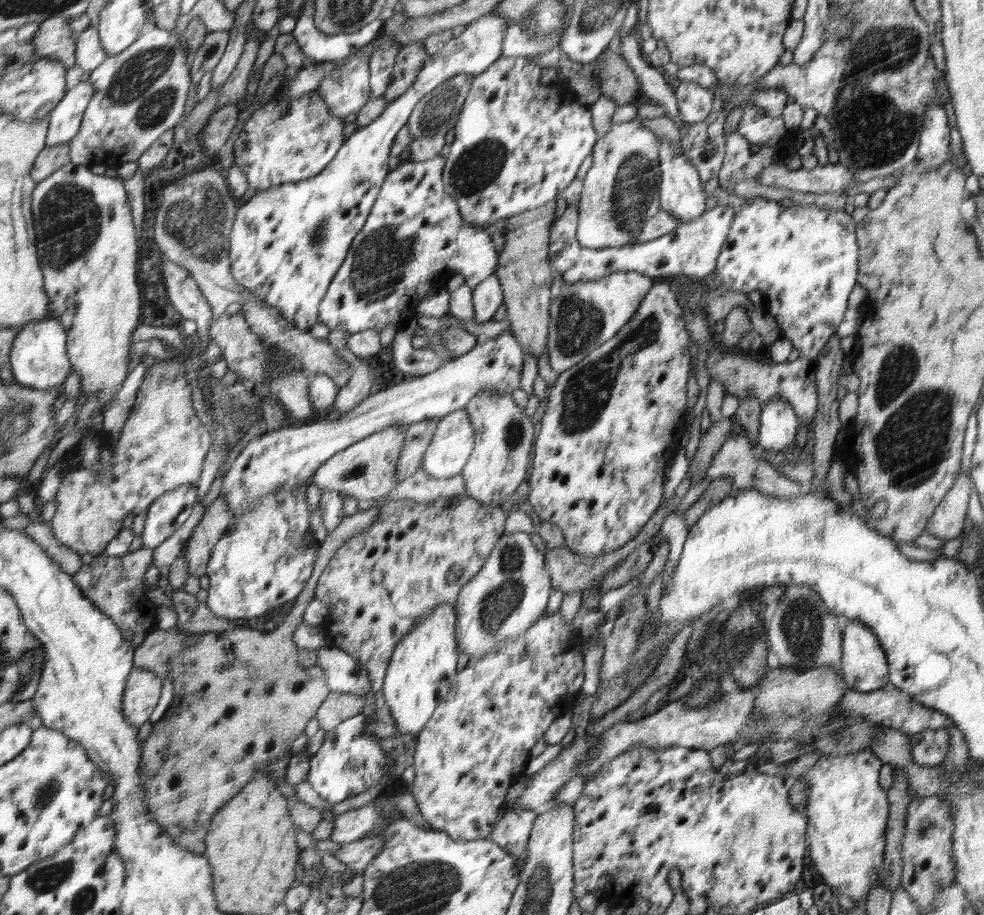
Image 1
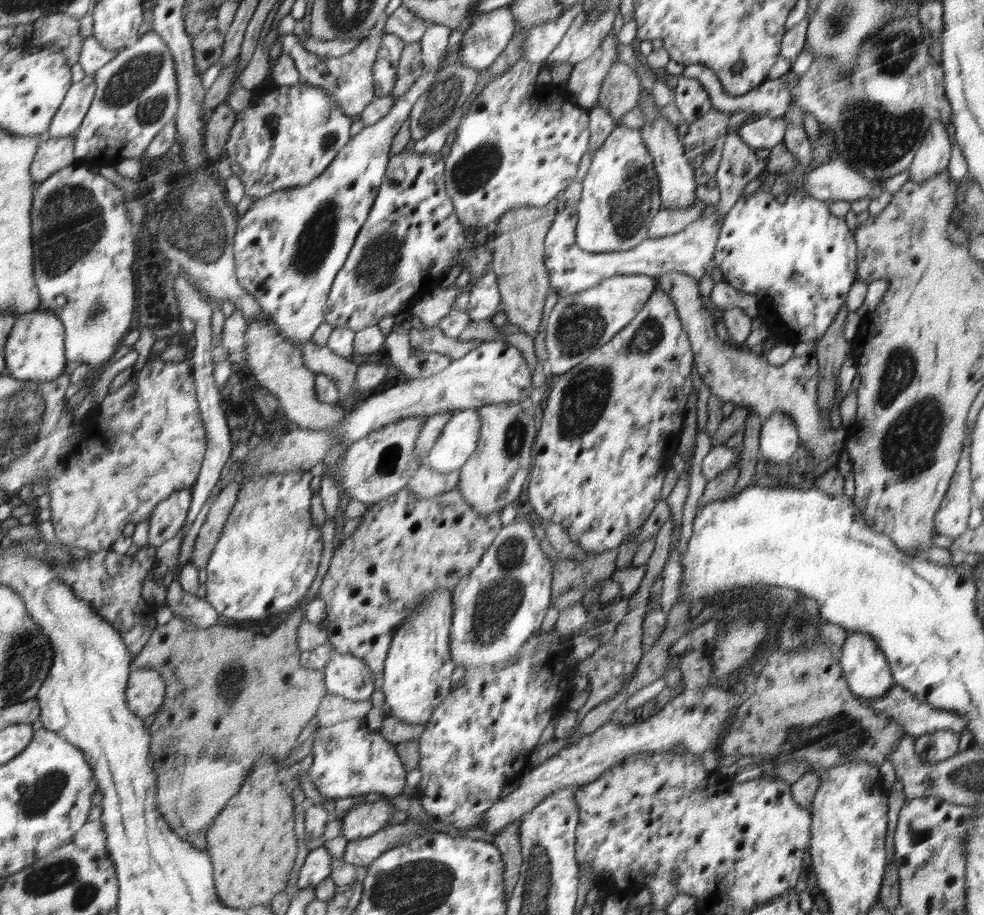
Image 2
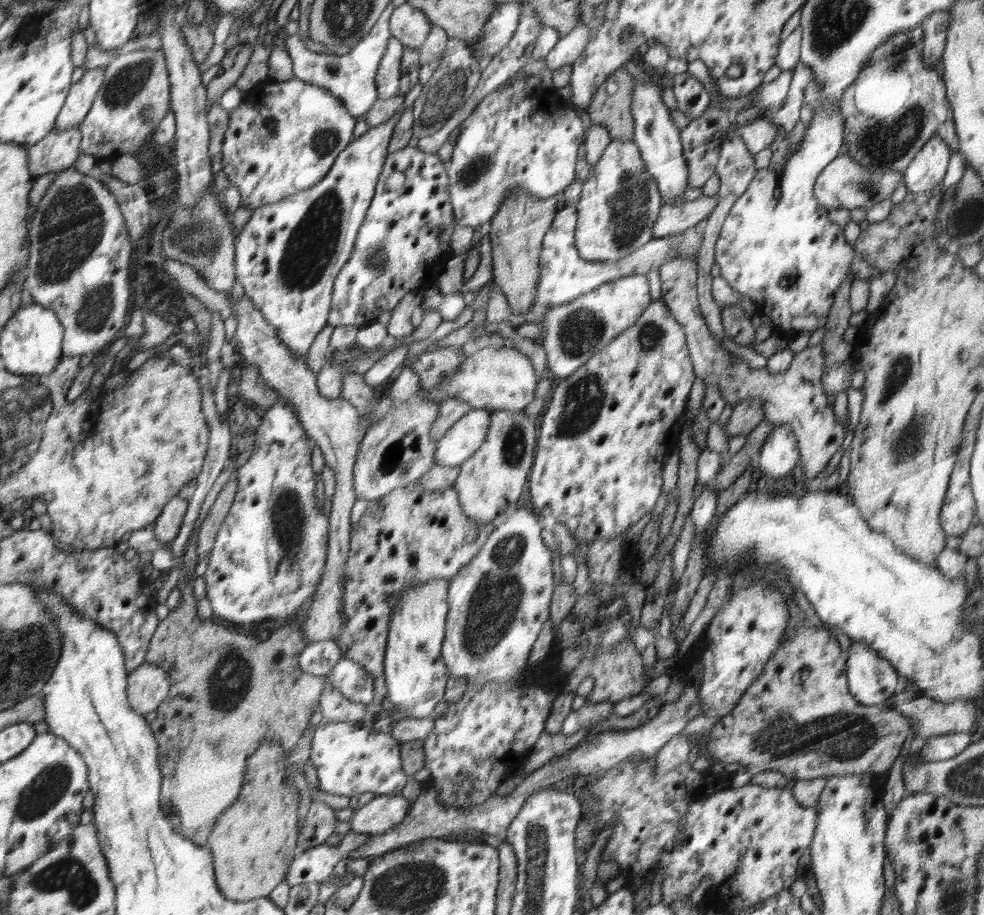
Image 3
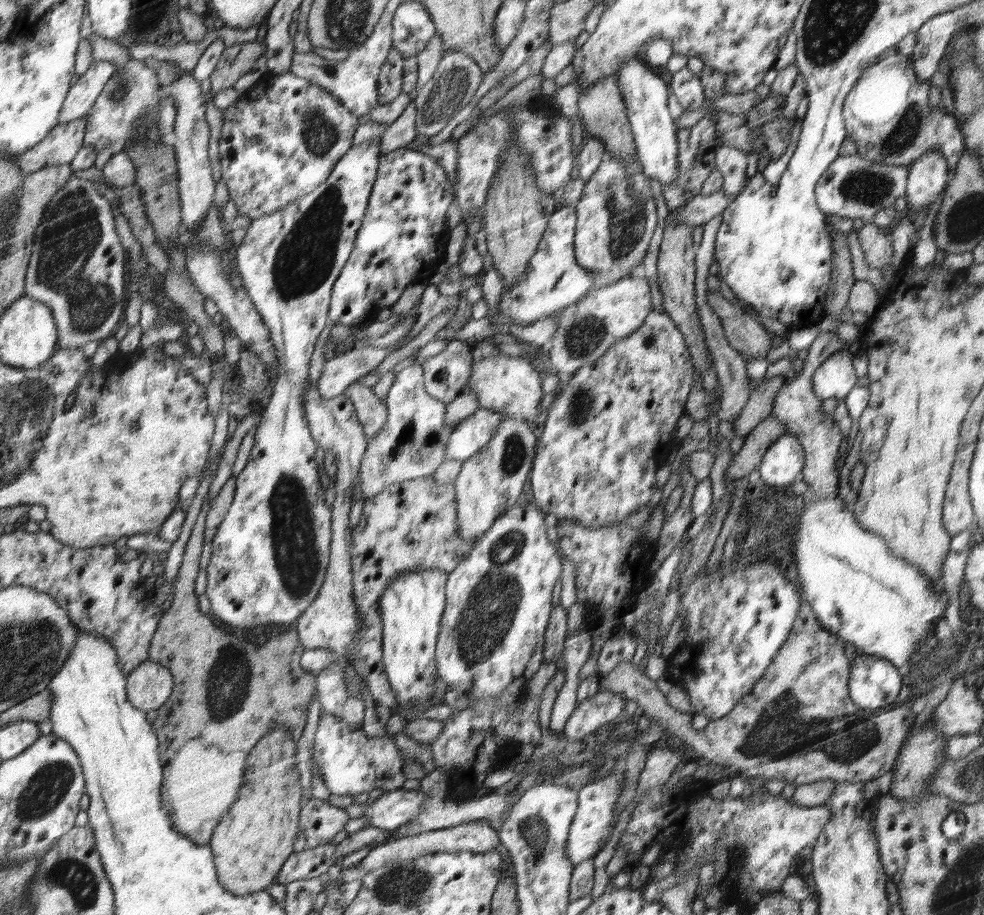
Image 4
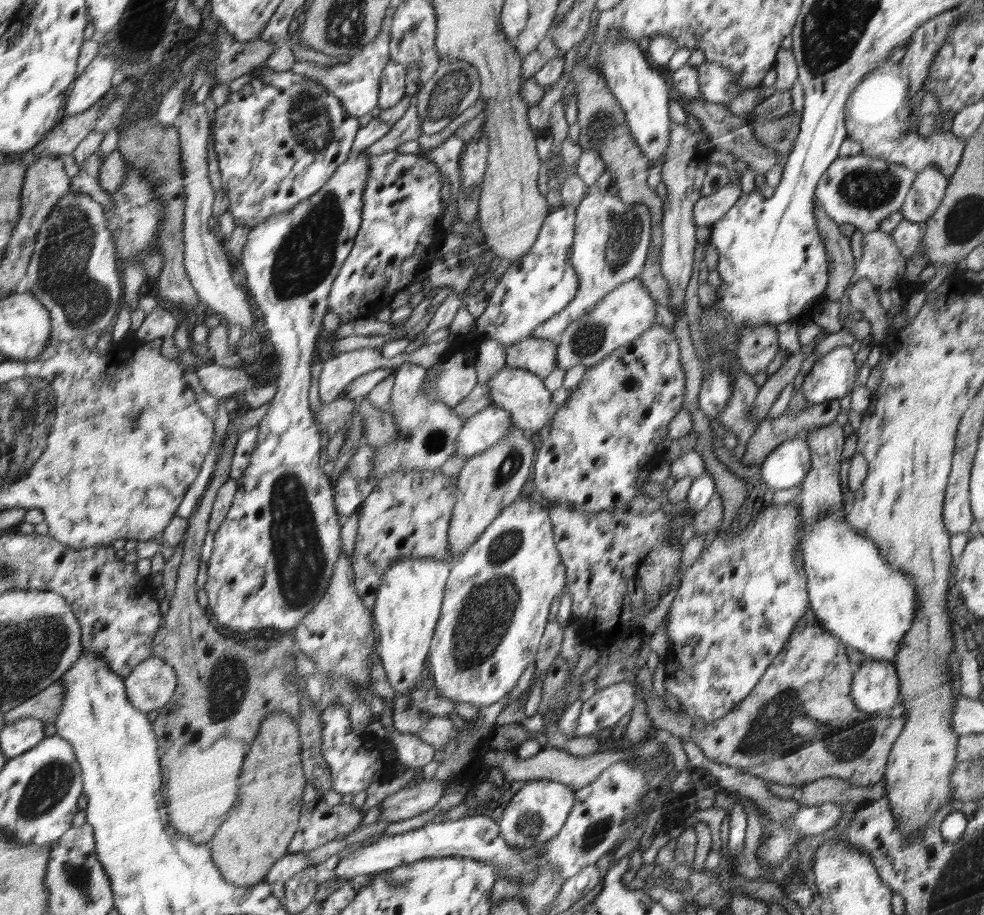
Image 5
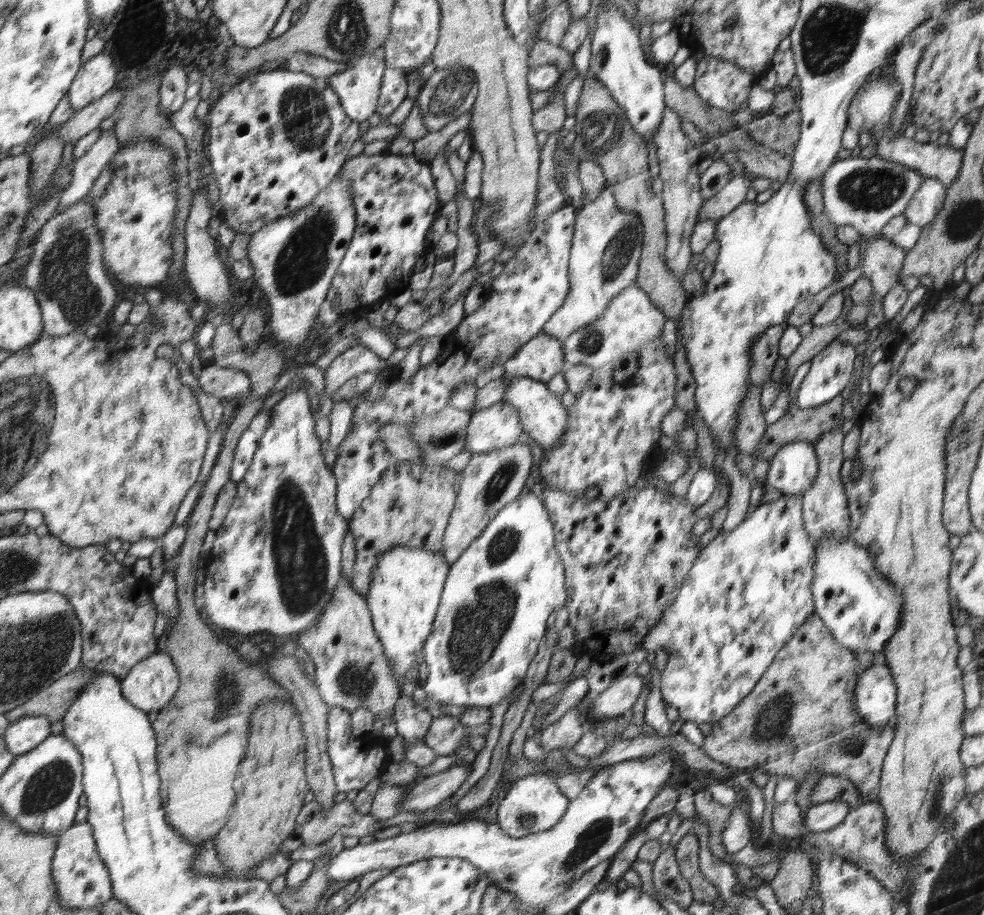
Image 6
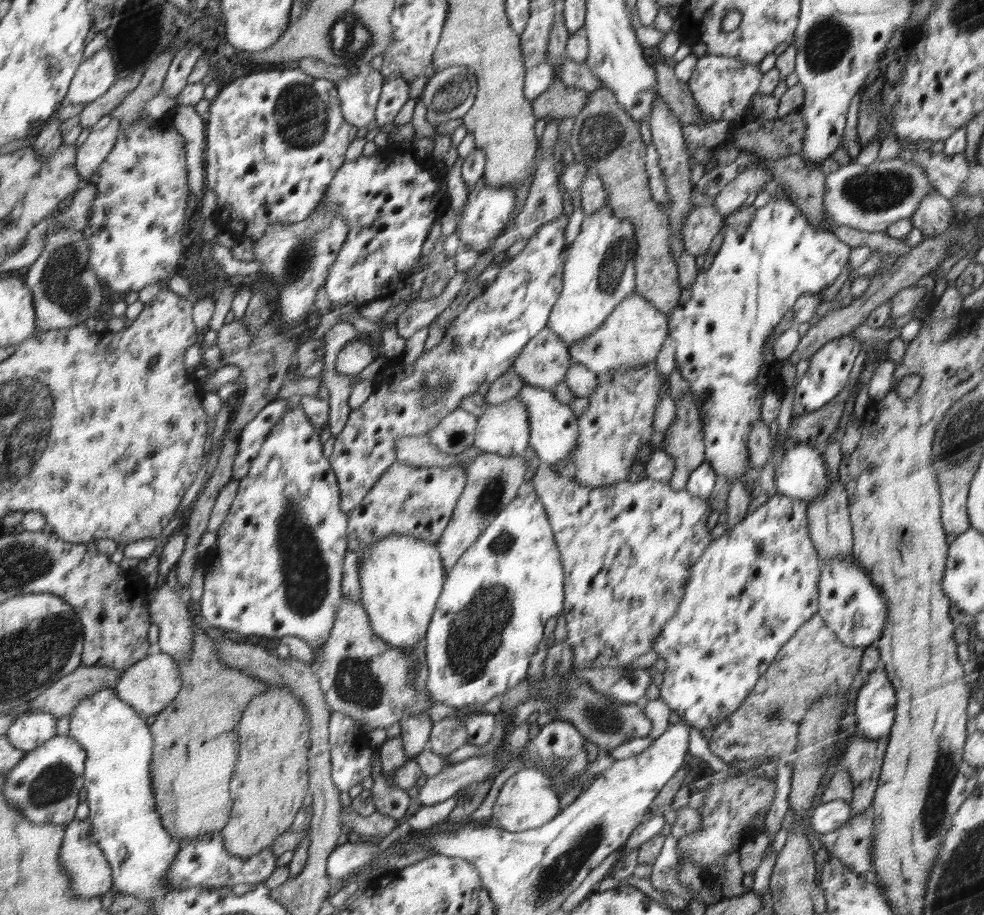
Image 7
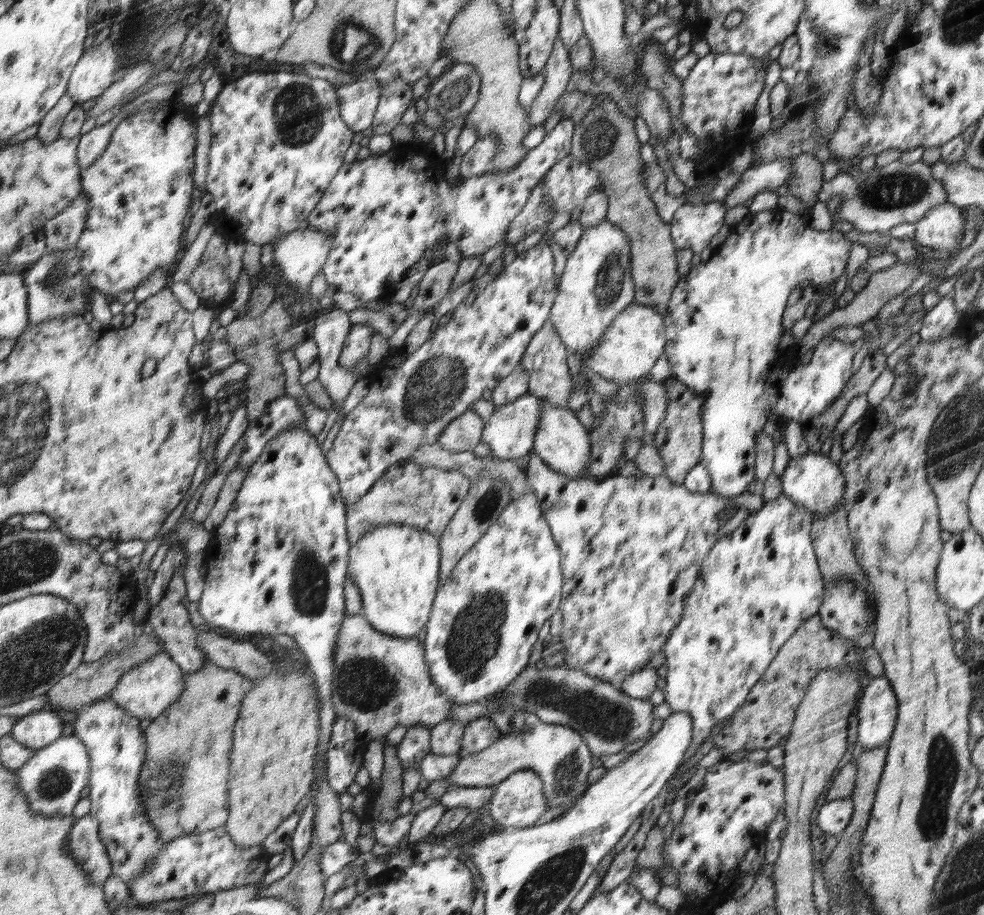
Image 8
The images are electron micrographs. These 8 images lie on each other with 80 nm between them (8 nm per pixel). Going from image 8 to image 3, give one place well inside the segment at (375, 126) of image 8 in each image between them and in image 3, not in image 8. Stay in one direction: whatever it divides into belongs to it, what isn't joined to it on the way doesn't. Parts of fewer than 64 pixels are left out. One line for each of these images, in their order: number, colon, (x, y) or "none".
3: (387, 79)
4: (390, 78)
5: (392, 82)
6: (393, 90)
7: (395, 91)

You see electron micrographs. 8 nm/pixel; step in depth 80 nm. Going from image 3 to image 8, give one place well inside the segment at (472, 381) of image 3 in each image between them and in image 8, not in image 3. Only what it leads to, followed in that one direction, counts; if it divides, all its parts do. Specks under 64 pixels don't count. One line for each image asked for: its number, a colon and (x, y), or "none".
4: (510, 385)
5: (522, 393)
6: (544, 419)
7: (554, 433)
8: (564, 445)

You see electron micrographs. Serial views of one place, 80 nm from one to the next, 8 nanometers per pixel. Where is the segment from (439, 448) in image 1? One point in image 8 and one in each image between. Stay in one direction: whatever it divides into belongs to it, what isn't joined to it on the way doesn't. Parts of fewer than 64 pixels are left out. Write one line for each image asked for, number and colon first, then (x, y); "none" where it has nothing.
2: (458, 440)
3: (464, 438)
4: (468, 436)
5: (483, 430)
6: (498, 426)
7: (504, 429)
8: (510, 432)

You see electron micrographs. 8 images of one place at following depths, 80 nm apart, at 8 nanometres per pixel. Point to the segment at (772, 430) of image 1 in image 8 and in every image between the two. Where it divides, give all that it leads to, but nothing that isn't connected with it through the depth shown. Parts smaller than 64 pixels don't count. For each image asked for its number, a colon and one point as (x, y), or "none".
2: (778, 439)
3: (779, 455)
4: (782, 464)
5: (786, 466)
6: (793, 468)
7: (802, 473)
8: (812, 479)

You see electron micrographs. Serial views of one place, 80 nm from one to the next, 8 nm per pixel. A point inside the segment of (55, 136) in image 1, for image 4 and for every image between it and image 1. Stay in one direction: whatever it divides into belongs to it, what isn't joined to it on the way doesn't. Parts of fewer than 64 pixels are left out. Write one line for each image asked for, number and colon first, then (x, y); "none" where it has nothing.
2: (71, 117)
3: (84, 93)
4: (83, 96)

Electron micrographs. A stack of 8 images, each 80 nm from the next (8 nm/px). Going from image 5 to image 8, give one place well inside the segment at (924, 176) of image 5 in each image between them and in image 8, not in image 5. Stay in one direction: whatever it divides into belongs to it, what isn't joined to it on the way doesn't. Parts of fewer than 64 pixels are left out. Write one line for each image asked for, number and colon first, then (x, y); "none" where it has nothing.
6: (929, 201)
7: (932, 218)
8: (942, 229)

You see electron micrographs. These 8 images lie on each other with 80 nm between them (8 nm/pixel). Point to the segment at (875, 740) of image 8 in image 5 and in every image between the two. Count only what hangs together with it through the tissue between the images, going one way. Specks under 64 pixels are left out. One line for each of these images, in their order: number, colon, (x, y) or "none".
5: (876, 689)
6: (877, 691)
7: (875, 705)

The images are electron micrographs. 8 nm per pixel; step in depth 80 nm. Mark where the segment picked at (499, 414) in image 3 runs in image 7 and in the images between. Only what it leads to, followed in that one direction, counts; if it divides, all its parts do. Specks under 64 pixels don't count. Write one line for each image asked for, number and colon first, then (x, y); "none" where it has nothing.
4: (489, 483)
5: (489, 482)
6: (491, 481)
7: (493, 480)

